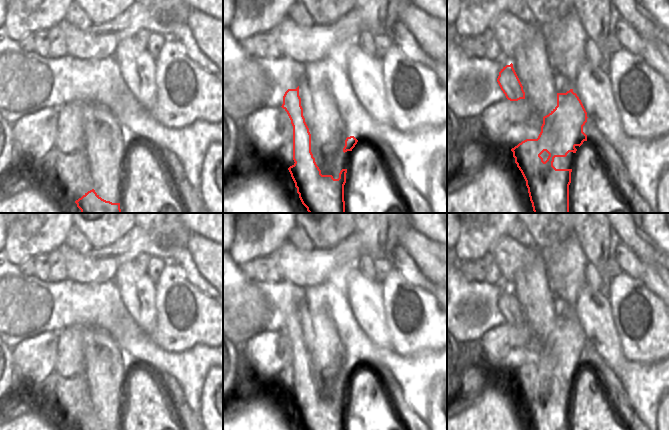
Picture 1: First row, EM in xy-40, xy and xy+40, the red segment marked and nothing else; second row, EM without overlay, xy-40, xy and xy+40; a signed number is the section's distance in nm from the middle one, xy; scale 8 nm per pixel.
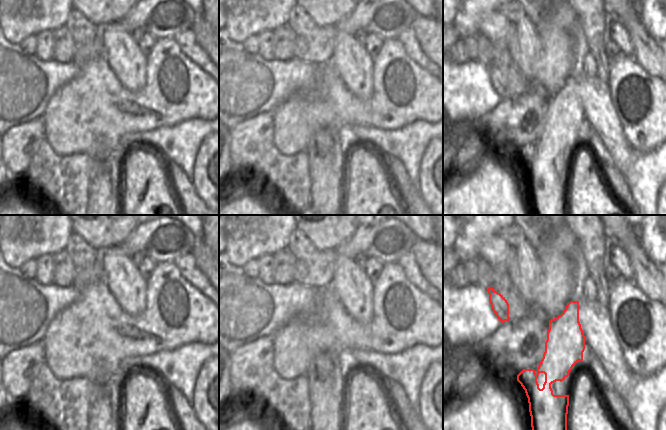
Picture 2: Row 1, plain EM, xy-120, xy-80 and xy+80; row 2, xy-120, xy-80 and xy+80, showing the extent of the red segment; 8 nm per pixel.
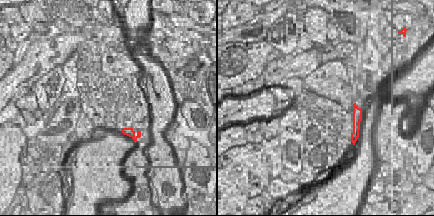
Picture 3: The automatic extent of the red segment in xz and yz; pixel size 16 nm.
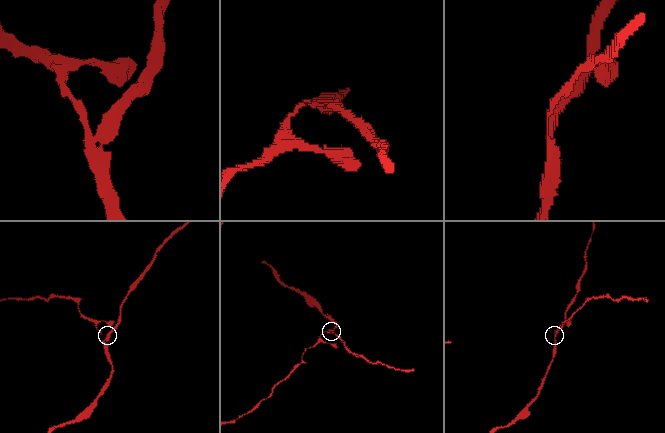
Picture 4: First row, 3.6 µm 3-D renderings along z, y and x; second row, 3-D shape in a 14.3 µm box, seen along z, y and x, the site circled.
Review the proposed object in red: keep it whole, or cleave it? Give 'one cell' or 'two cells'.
two cells

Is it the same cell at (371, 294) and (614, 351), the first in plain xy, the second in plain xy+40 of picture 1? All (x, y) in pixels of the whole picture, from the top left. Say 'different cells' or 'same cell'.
same cell

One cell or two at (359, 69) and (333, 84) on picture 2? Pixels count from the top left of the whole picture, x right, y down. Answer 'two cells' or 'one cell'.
two cells

